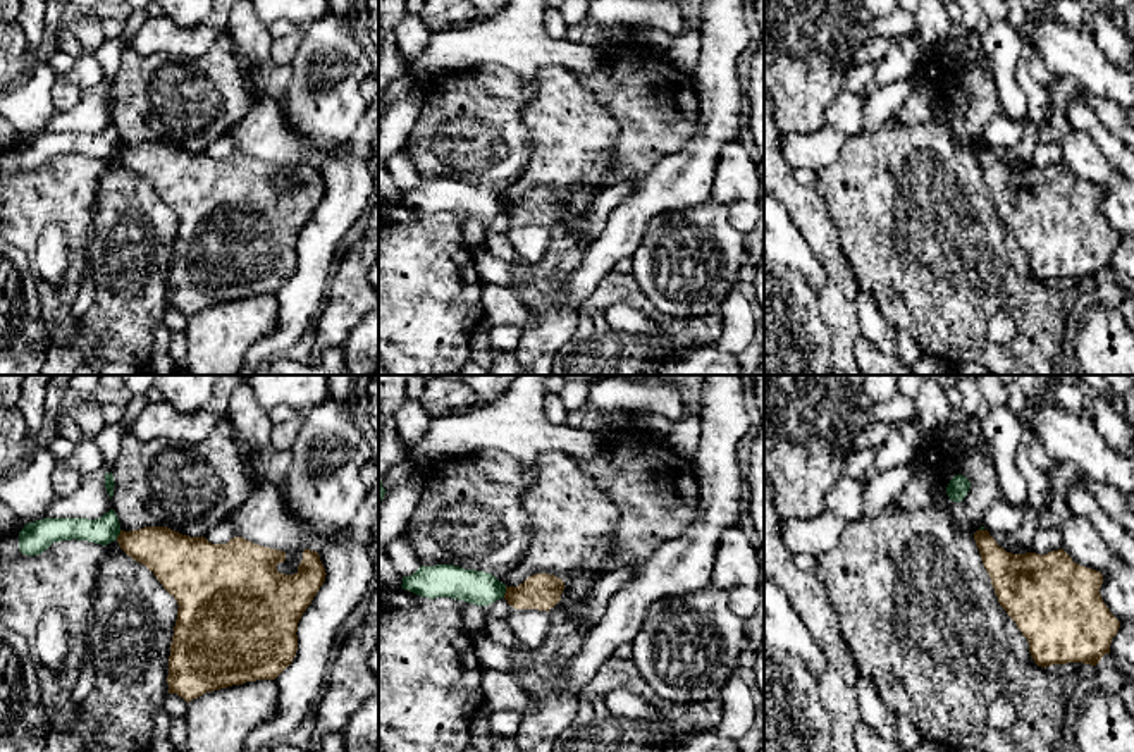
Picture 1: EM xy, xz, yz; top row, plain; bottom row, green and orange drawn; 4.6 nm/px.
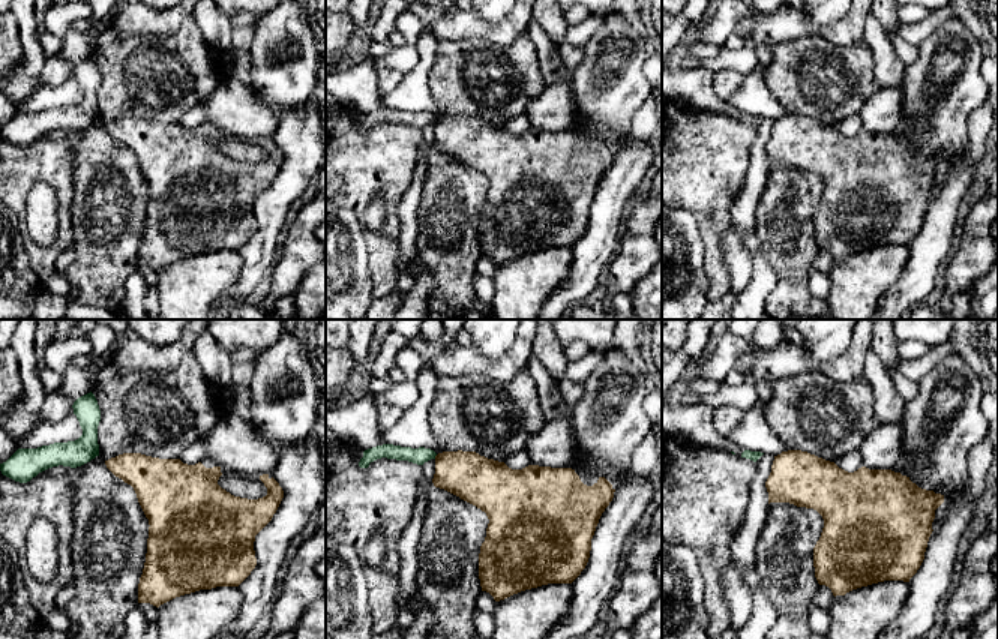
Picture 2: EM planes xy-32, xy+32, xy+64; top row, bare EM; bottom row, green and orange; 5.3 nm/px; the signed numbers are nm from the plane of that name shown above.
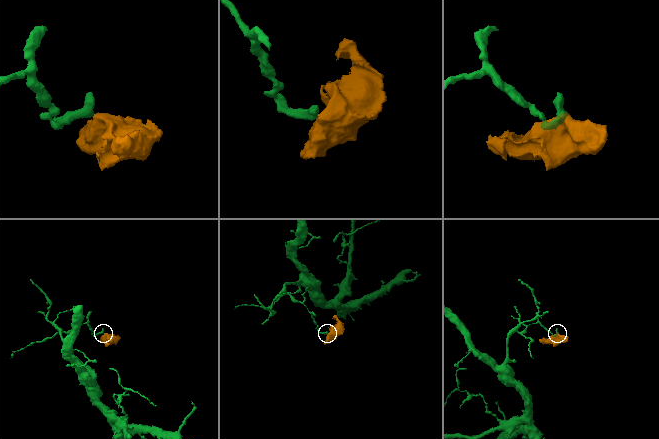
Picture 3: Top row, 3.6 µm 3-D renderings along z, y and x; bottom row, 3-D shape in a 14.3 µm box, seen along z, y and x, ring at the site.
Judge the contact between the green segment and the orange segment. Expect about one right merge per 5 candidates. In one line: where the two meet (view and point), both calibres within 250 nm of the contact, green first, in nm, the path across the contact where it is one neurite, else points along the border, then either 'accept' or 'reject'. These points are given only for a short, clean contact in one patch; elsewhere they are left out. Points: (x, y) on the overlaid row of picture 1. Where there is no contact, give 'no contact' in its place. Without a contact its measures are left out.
meets green in xy at (117, 536); 130 nm thick on the green side, 220 nm on the other; border along xy (121, 530), (116, 539); reject

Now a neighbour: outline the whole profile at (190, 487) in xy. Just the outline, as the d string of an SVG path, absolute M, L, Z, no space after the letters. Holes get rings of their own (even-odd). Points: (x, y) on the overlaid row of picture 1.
M227 415L201 442L126 434L112 475L112 508L124 532L167 527L182 535L205 537L255 487Z

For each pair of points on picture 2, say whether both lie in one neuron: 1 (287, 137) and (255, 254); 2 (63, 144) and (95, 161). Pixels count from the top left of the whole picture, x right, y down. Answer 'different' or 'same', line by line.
1: same
2: different

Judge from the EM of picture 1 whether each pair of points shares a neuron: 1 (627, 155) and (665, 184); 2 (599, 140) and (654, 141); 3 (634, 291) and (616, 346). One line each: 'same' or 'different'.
1: different
2: different
3: same

